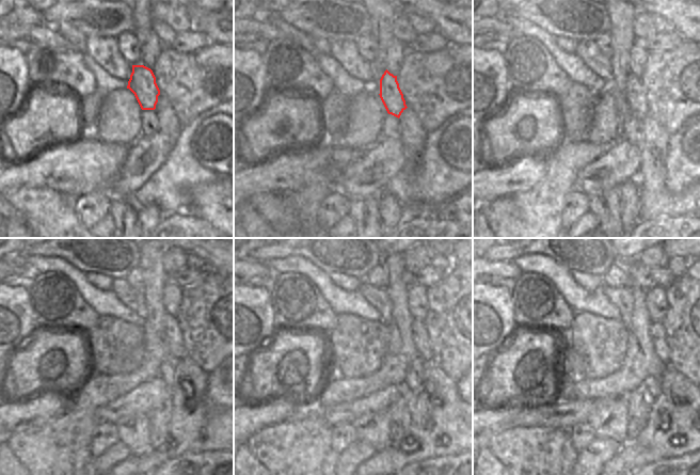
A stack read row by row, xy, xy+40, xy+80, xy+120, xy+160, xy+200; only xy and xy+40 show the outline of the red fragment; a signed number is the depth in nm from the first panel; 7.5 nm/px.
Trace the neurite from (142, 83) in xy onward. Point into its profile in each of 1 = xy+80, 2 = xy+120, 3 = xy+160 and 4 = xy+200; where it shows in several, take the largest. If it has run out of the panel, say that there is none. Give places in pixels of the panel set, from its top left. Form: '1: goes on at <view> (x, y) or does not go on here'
1: goes on at xy+80 (637, 105)
2: goes on at xy+120 (173, 337)
3: goes on at xy+160 (419, 336)
4: goes on at xy+200 (657, 333)

